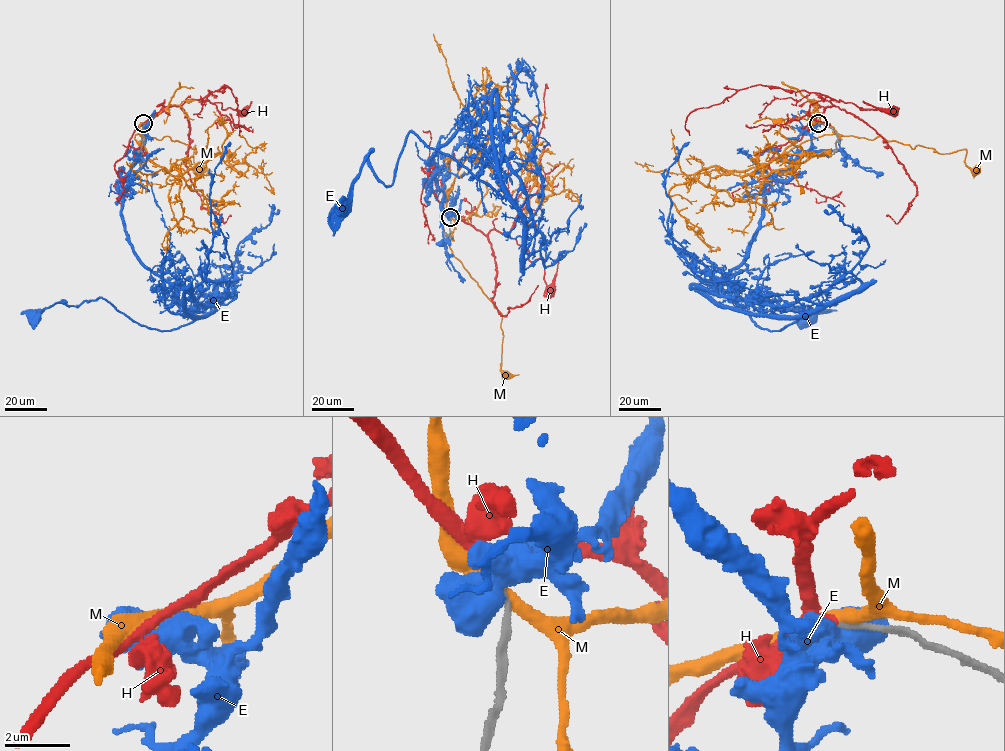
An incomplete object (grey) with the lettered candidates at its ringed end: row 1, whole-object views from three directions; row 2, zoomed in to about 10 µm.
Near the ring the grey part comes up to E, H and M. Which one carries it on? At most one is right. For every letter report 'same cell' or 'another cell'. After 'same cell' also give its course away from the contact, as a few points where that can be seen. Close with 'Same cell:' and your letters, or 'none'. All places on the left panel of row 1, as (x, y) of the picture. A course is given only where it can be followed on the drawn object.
E: another cell
H: same cell; it runs (144, 123), (165, 107), (180, 106), (195, 99), (220, 102), (224, 109), (244, 112)
M: another cell
Same cell: H

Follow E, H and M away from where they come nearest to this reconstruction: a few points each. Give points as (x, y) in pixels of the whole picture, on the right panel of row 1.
E: (818, 123), (721, 282), (747, 312), (797, 319), (763, 328), (733, 298), (806, 316)
H: (818, 123), (816, 118), (826, 107), (835, 106), (831, 100), (834, 99), (860, 109), (892, 112)
M: (818, 123), (807, 126), (785, 151), (825, 134), (882, 136), (941, 153), (965, 149), (964, 163), (975, 169)

